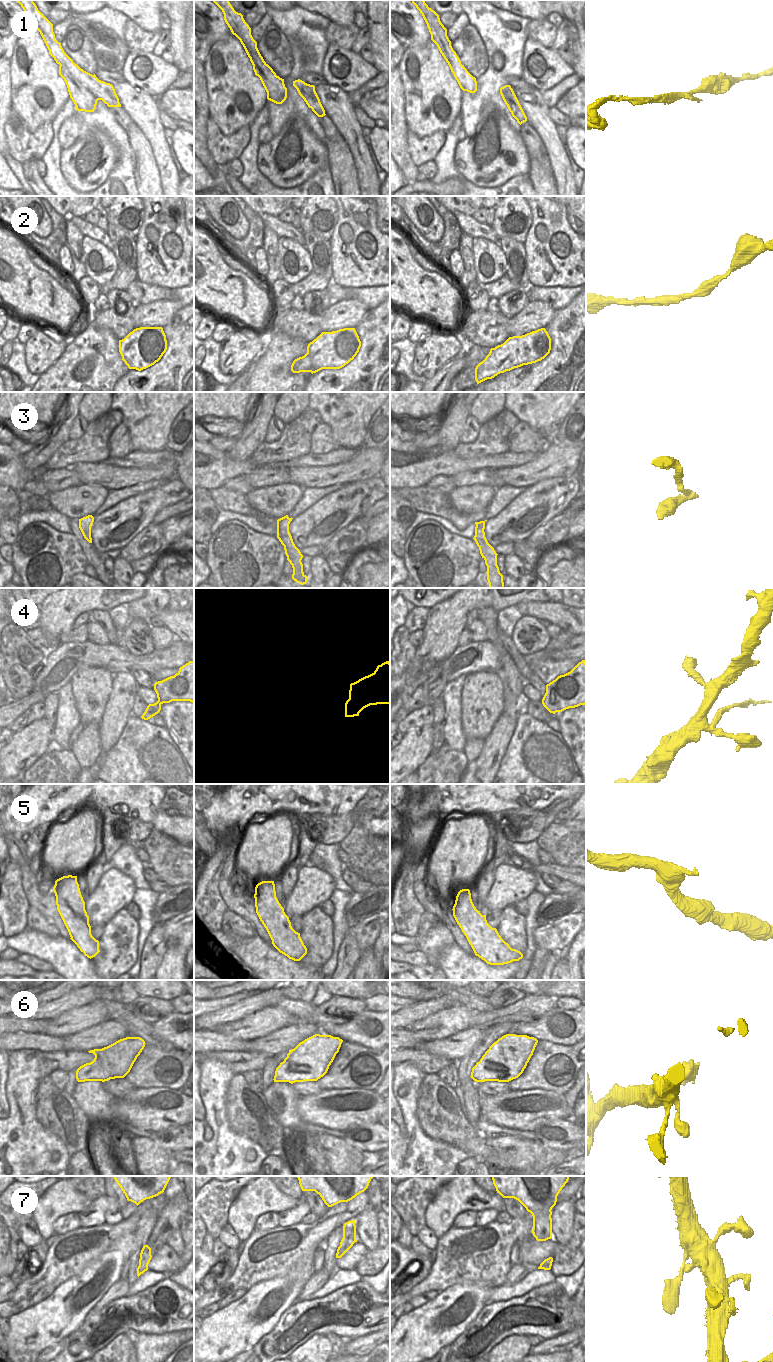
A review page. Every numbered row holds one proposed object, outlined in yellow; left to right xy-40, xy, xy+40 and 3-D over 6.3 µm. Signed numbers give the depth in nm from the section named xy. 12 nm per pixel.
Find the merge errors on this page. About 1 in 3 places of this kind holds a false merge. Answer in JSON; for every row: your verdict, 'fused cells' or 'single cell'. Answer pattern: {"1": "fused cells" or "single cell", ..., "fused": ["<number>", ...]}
{"1": "fused cells", "2": "single cell", "3": "single cell", "4": "single cell", "5": "single cell", "6": "fused cells", "7": "single cell", "fused": ["1", "6"]}

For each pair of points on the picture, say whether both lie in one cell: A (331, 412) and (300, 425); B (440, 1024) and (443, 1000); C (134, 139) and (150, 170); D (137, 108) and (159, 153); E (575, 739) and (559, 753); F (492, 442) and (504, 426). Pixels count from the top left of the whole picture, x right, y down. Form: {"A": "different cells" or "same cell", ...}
{"A": "different cells", "B": "different cells", "C": "same cell", "D": "same cell", "E": "different cells", "F": "same cell"}

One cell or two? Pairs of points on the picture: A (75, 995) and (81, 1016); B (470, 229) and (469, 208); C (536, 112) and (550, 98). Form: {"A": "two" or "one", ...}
{"A": "two", "B": "two", "C": "two"}

